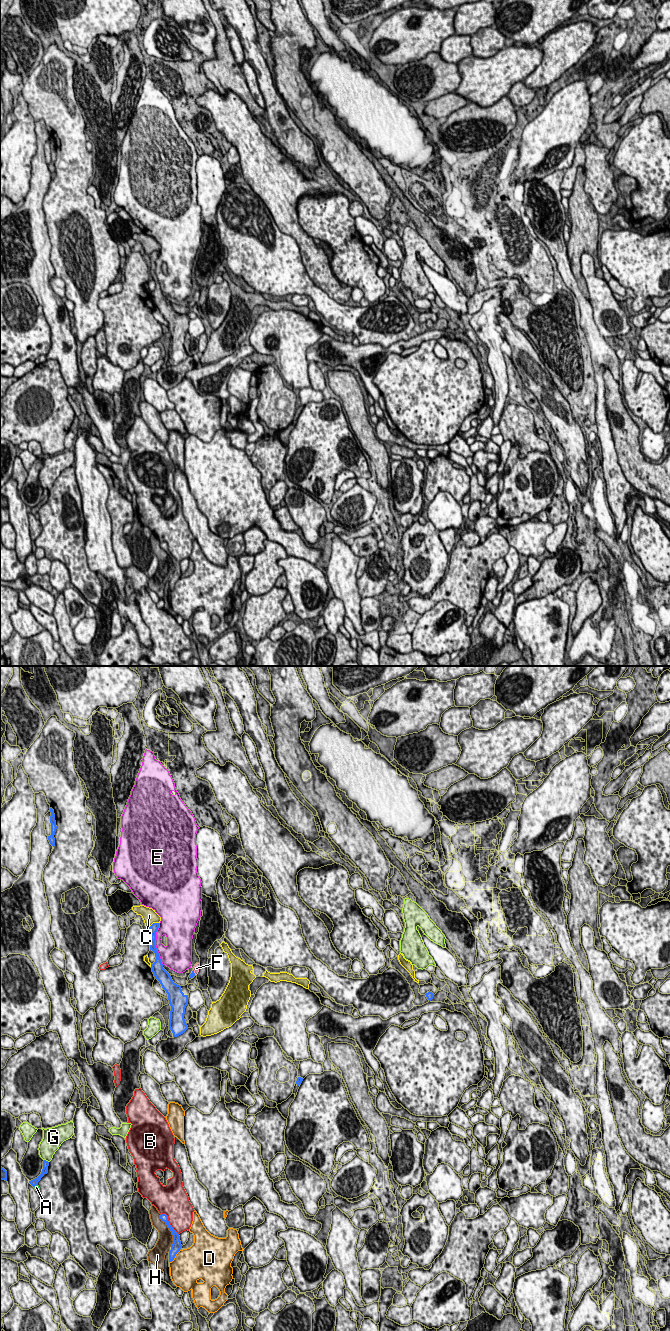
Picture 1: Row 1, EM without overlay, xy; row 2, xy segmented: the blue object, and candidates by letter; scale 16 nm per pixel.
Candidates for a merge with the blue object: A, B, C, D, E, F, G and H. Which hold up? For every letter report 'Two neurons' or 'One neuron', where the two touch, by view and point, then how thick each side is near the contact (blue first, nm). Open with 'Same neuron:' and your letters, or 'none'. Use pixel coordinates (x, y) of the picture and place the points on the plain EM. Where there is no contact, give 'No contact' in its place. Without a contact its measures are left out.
Same neuron: F
A: Two neurons. Touches blue at xy (35, 513). Thickness 120 nm (blue) against 70 nm
B: Two neurons. Touches blue at xy (168, 550). Thickness 120 nm (blue) against 420 nm
C: Two neurons. Touches blue at xy (153, 251). Thickness 130 nm (blue) against 240 nm
D: Two neurons. Touches blue at xy (174, 585). Thickness 160 nm (blue) against 480 nm
E: Two neurons. Touches blue at xy (154, 272). Thickness 130 nm (blue) against 240 nm
F: One neuron. Touches blue at xy (193, 300). Thickness 70 nm (blue) against 100 nm
G: Two neurons. Touches blue at xy (45, 488). Thickness 100 nm (blue) against 300 nm
H: Two neurons. Touches blue at xy (169, 557). Thickness 130 nm (blue) against 240 nm

